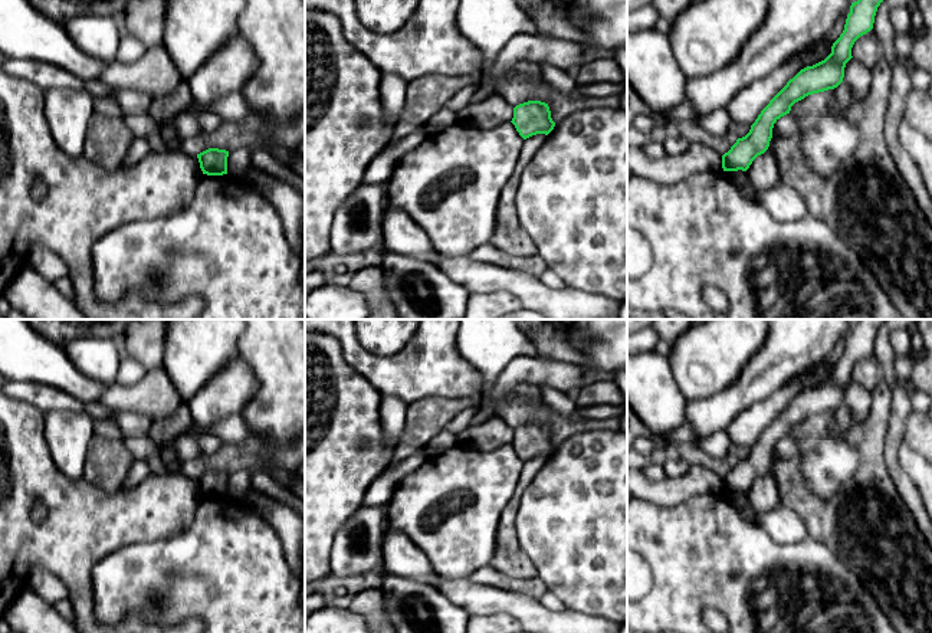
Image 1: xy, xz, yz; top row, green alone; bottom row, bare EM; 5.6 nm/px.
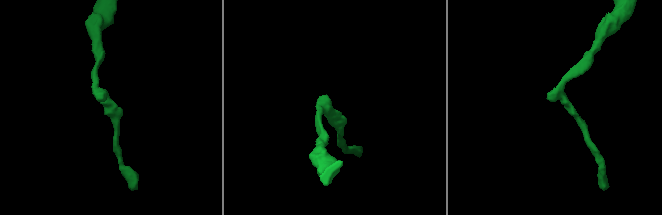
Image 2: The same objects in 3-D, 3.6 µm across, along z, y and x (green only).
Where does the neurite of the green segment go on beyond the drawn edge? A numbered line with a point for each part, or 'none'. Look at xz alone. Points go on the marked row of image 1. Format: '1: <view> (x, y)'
none

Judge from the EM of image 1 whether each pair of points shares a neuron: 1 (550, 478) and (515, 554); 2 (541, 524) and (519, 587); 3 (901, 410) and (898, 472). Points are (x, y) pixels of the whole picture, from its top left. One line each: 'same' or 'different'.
1: different
2: different
3: same

